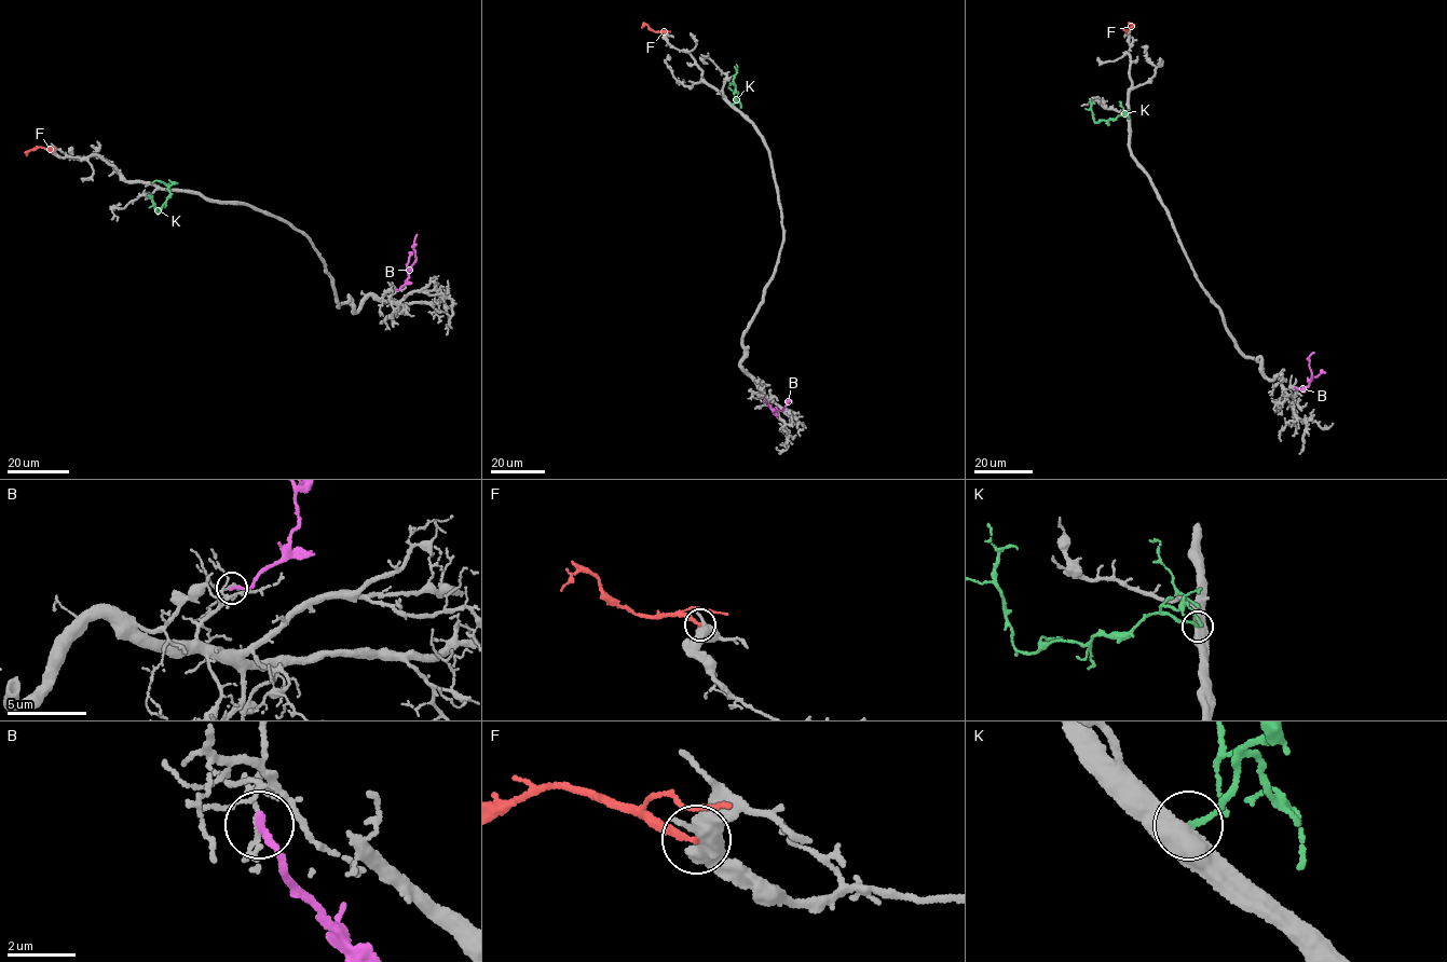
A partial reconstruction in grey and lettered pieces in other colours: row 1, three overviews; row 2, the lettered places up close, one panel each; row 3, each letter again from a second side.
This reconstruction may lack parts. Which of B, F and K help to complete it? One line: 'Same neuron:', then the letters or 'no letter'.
Same neuron: no letter

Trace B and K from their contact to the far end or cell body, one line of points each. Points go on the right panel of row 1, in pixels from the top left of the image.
B: (1295, 387), (1304, 389), (1309, 385), (1312, 375), (1309, 356), (1313, 352)
K: (1128, 118), (1121, 115), (1094, 122), (1089, 98)

